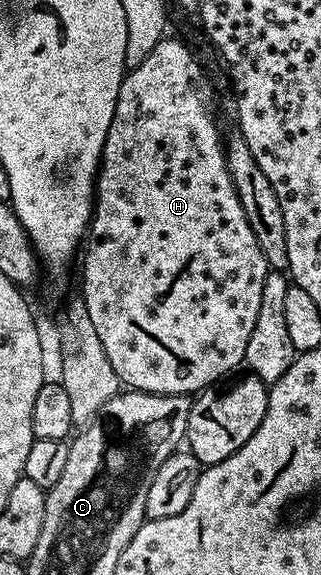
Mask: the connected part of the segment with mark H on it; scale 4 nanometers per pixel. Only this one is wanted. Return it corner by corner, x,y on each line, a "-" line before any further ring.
166,35
166,36
163,36
163,38
162,38
162,40
161,40
161,41
158,41
158,42
157,42
157,43
156,43
156,47
152,47
152,51
151,51
151,52
150,52
150,53
149,53
149,54
148,54
148,55
147,55
147,56
146,56
146,58
145,58
145,59
144,59
144,63
140,63
140,64
139,64
139,65
138,65
138,66
137,66
137,67
135,67
135,68
134,68
134,69
132,69
132,70
129,70
129,72
127,72
127,74
126,74
126,76
125,76
125,77
123,77
123,78
122,78
122,82
121,82
121,83
120,83
120,95
119,95
119,96
118,96
118,98
117,98
117,99
116,99
116,111
115,111
115,112
114,112
114,114
113,114
113,115
112,115
112,123
111,123
111,124
110,124
110,126
109,126
109,127
108,127
108,135
107,135
107,136
106,136
106,138
105,138
105,139
104,139
104,151
103,151
103,152
102,152
102,163
101,163
101,165
99,165
99,167
98,167
98,176
97,176
97,178
96,178
96,184
95,184
95,186
94,186
94,211
93,211
93,213
91,213
91,215
90,215
90,228
89,228
89,229
87,229
87,230
86,230
86,236
85,236
85,238
84,238
84,248
83,248
83,249
82,249
82,250
81,250
81,253
80,253
80,261
81,261
81,257
82,257
82,286
80,286
80,292
81,292
81,295
82,295
82,297
83,297
83,299
84,299
84,301
85,301
85,303
86,303
86,304
87,304
87,307
88,307
88,316
89,316
89,318
91,318
91,319
92,319
92,324
93,324
93,326
94,326
94,327
96,327
96,332
97,332
97,334
98,334
98,335
99,335
99,337
100,337
100,343
102,343
102,344
103,344
103,347
104,347
104,352
105,352
105,354
106,354
106,355
108,355
108,360
109,360
109,362
110,362
110,363
112,363
112,368
113,368
113,370
114,370
114,371
116,371
116,375
118,375
118,376
119,376
119,379
120,379
120,381
121,381
121,384
122,384
122,385
123,385
123,386
125,386
125,388
126,388
126,389
127,389
127,390
130,390
130,391
137,391
137,392
139,392
139,393
184,393
184,394
187,394
187,395
194,395
194,394
197,394
197,393
198,393
198,392
199,392
199,391
202,391
202,390
205,390
205,389
206,389
206,388
207,388
207,387
210,387
210,386
213,386
213,385
210,385
210,384
212,384
212,383
213,383
213,381
218,381
218,380
220,380
220,379
221,379
221,377
222,377
222,376
224,376
224,375
225,375
225,373
230,373
230,372
232,372
232,371
233,371
233,369
234,369
234,368
236,368
236,367
237,367
237,365
239,365
239,366
241,366
241,365
242,365
242,364
243,364
243,362
245,362
245,360
246,360
246,352
247,352
247,351
248,351
248,338
249,338
249,337
251,337
251,336
252,336
252,327
256,327
256,315
260,315
260,295
264,295
264,279
265,279
265,278
266,278
266,275
267,275
267,272
268,272
268,266
267,266
267,264
266,264
266,260
265,260
265,259
264,259
264,251
260,251
260,243
256,243
256,235
252,235
252,227
248,227
248,219
247,219
247,218
246,218
246,216
245,216
245,215
244,215
244,207
240,207
240,199
239,199
239,198
238,198
238,196
237,196
237,195
236,195
236,187
235,187
235,186
234,186
234,184
233,184
233,183
232,183
232,175
231,175
231,174
230,174
230,172
229,172
229,171
228,171
228,167
227,167
227,166
226,166
226,150
225,150
225,148
224,148
224,137
221,137
221,135
220,135
220,134
218,134
218,125
217,125
217,123
216,123
216,122
214,122
214,113
213,113
213,111
212,111
212,110
210,110
210,93
209,93
209,89
210,89
210,85
209,85
209,83
208,83
208,82
206,82
206,73
205,73
205,71
204,71
204,70
202,70
202,65
201,65
201,63
200,63
200,62
198,62
198,57
197,57
197,55
196,55
196,54
194,54
194,53
193,53
193,51
192,51
192,50
190,50
190,49
189,49
189,47
188,47
188,46
186,46
186,45
185,45
185,43
184,43
184,42
182,42
182,41
177,41
177,39
176,39
176,38
174,38
174,37
170,37
170,35

